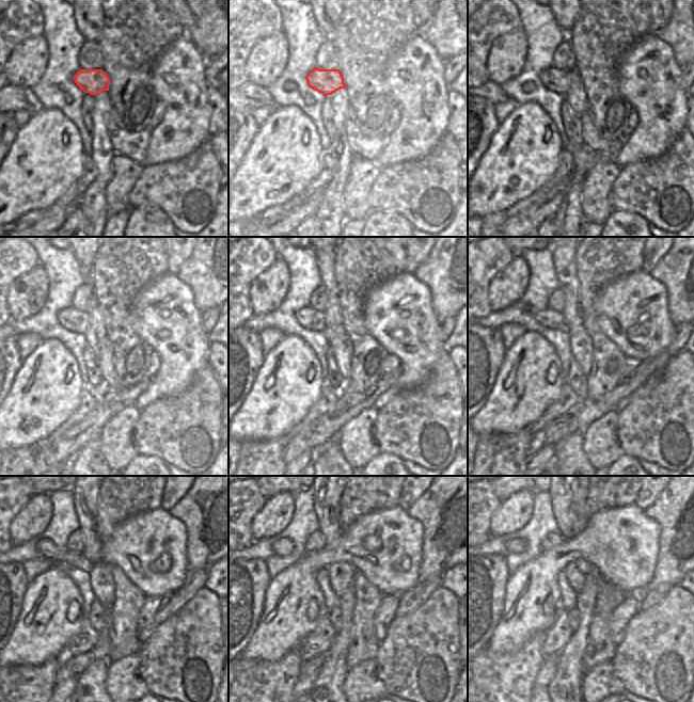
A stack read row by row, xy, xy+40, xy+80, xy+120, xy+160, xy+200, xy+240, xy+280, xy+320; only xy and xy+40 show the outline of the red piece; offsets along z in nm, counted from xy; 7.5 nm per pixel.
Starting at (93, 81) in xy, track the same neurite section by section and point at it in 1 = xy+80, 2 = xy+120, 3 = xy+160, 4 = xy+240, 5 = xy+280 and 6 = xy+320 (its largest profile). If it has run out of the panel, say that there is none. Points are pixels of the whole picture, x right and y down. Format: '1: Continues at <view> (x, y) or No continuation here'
1: Continues at xy+80 (555, 80)
2: Continues at xy+120 (74, 320)
3: Continues at xy+160 (308, 317)
4: Continues at xy+240 (47, 548)
5: Continues at xy+280 (284, 546)
6: Continues at xy+320 (517, 545).

